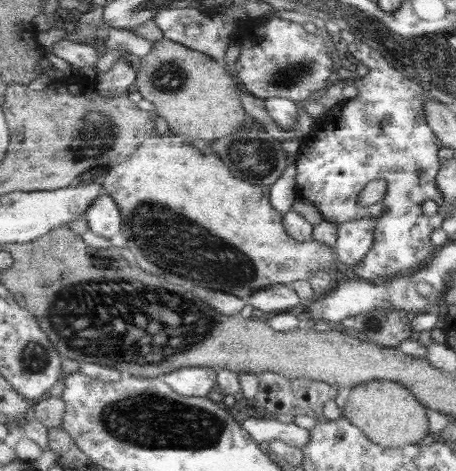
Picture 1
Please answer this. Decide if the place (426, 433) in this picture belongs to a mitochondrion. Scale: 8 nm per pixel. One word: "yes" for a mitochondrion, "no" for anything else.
no

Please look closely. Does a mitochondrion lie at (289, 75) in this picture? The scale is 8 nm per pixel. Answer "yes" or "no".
yes

